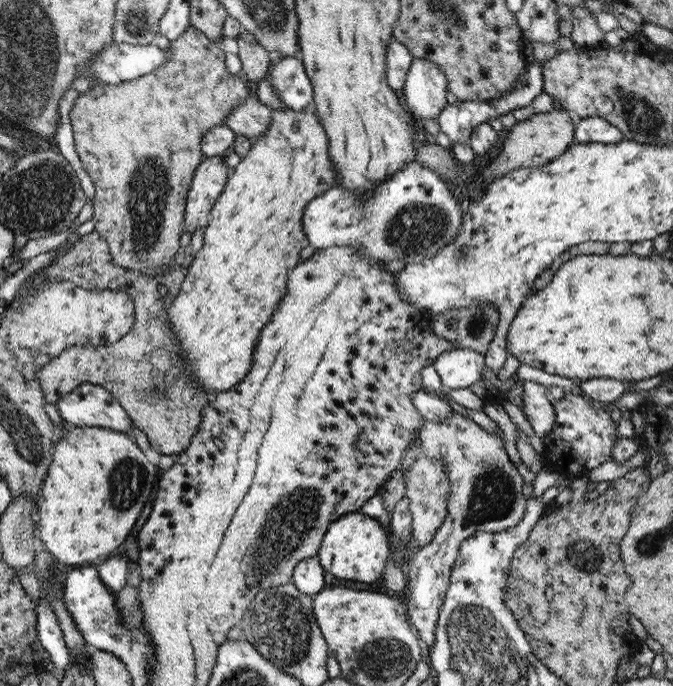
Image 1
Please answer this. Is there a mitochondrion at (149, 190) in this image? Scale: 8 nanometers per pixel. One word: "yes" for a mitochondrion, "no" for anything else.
yes

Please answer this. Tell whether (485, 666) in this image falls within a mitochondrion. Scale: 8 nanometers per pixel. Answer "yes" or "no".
yes

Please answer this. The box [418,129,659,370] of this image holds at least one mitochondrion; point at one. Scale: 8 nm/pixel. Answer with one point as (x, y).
(458, 254)

